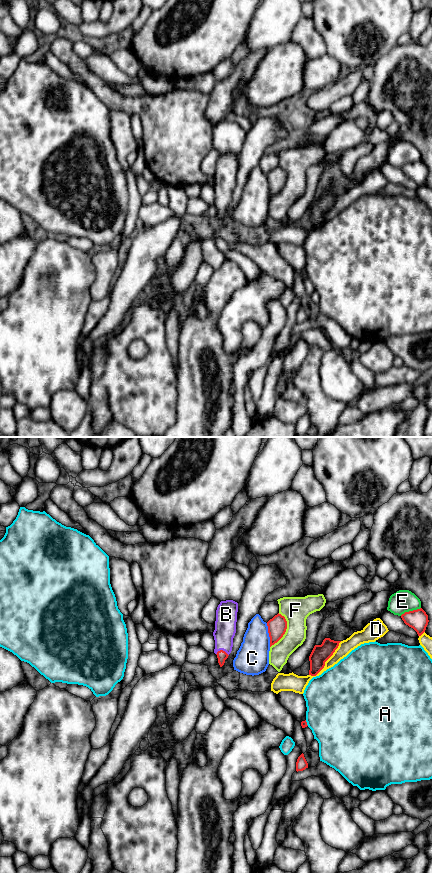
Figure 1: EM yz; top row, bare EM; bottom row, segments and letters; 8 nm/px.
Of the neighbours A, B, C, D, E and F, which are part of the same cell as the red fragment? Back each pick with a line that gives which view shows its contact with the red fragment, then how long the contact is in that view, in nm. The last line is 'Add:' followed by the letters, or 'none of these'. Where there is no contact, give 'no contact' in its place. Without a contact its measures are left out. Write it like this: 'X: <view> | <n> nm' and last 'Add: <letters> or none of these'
B: yz | 110 nm
Add: B

